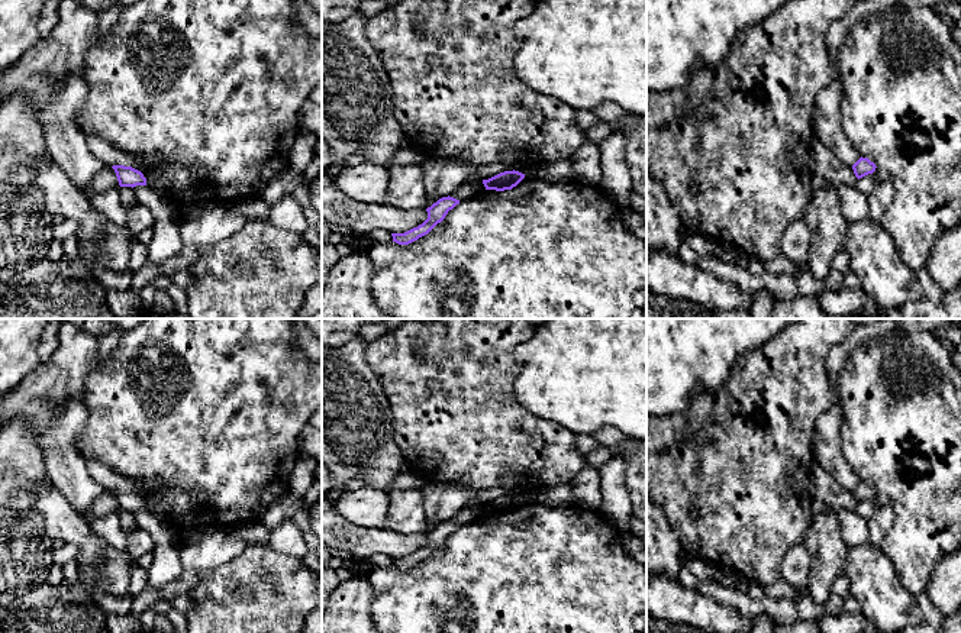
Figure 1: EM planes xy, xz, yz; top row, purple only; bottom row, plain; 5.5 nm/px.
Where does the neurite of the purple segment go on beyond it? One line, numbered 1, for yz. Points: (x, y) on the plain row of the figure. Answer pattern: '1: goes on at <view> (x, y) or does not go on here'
1: does not go on here

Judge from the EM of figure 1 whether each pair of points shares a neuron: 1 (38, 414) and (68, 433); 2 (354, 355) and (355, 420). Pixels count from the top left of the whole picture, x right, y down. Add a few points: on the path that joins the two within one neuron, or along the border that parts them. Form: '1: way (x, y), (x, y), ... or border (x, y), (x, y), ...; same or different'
1: border (80, 403), (64, 401), (55, 422), (36, 438); different
2: way (354, 371), (354, 404); same

